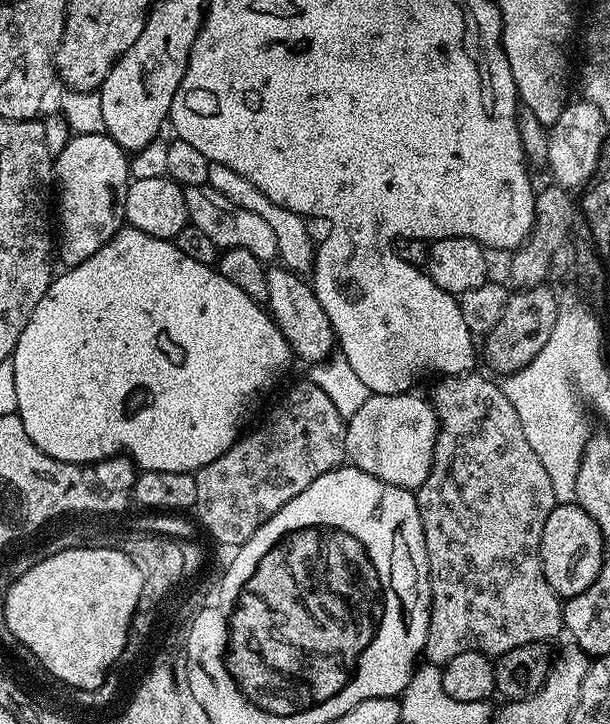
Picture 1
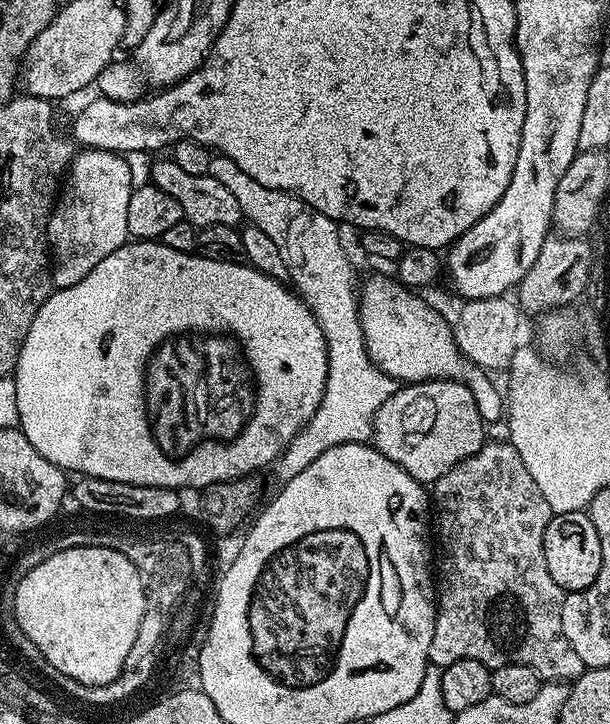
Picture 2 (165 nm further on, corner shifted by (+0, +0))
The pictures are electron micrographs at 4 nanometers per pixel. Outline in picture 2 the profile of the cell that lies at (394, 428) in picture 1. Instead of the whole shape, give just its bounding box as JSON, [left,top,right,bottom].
[371,380,486,486]

